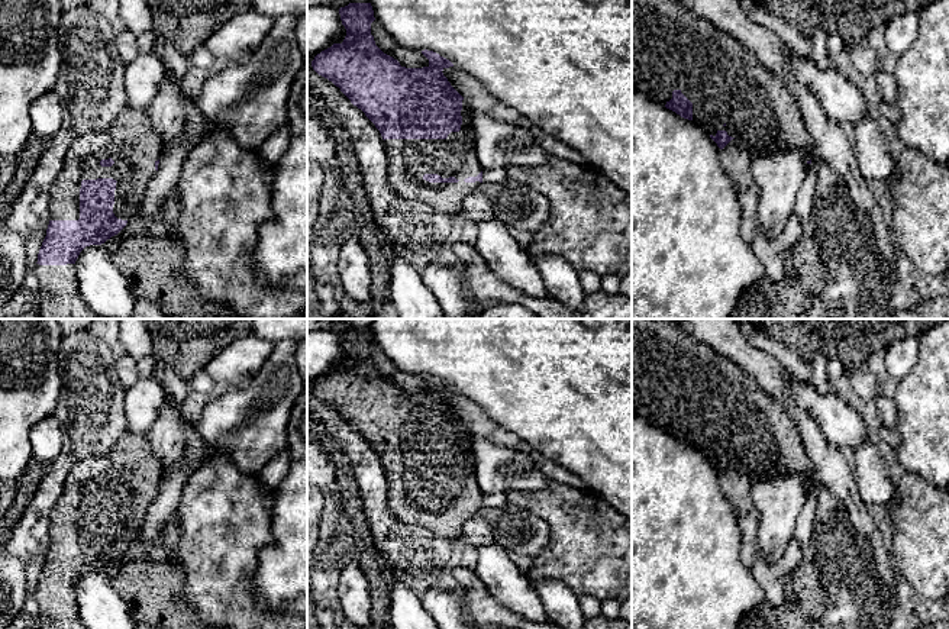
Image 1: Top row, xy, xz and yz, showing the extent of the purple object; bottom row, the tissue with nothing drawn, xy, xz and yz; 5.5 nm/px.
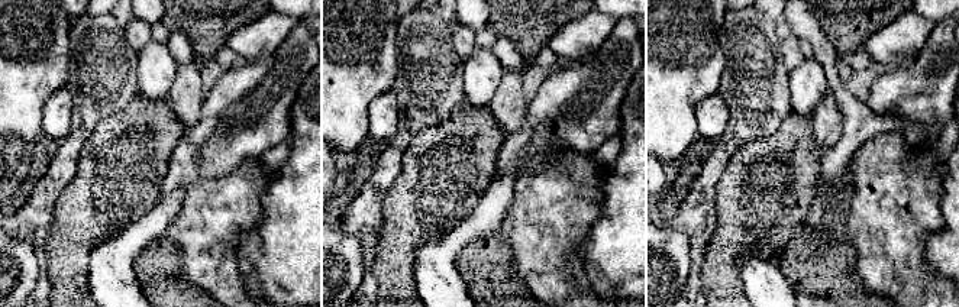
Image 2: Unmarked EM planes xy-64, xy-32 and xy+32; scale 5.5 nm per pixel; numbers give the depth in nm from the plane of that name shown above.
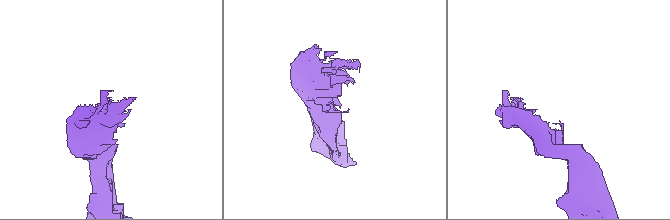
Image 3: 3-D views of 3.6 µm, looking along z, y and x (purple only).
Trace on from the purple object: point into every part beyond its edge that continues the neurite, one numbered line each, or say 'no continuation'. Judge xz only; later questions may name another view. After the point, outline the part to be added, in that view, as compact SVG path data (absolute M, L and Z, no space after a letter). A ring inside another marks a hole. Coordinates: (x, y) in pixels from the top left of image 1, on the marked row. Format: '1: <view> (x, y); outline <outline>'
1: xz (407, 160); outline M462 100L462 125L446 139L385 139L387 181L404 200L426 203L445 214L462 213L465 197L480 187L477 177L482 168L475 157L474 110ZM425 174L442 178L455 177L456 183L429 183Z

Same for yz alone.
1: yz (672, 48); outline M632 0L632 87L664 106L672 99L672 91L680 90L693 103L693 122L695 125L713 136L719 130L726 130L729 136L745 141L752 158L762 151L785 146L800 149L806 162L817 154L794 97L784 83L766 71L740 41L716 28L706 17L693 13L684 0Z

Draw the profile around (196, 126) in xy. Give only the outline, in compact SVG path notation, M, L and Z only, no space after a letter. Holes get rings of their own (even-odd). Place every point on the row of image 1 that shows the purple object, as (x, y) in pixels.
M184 93L184 126L180 141L161 155L158 171L148 183L136 216L104 243L85 246L80 252L75 261L80 293L100 319L127 319L132 314L136 297L114 265L113 255L127 238L154 232L162 207L177 190L188 152L212 128L197 109L194 99Z

